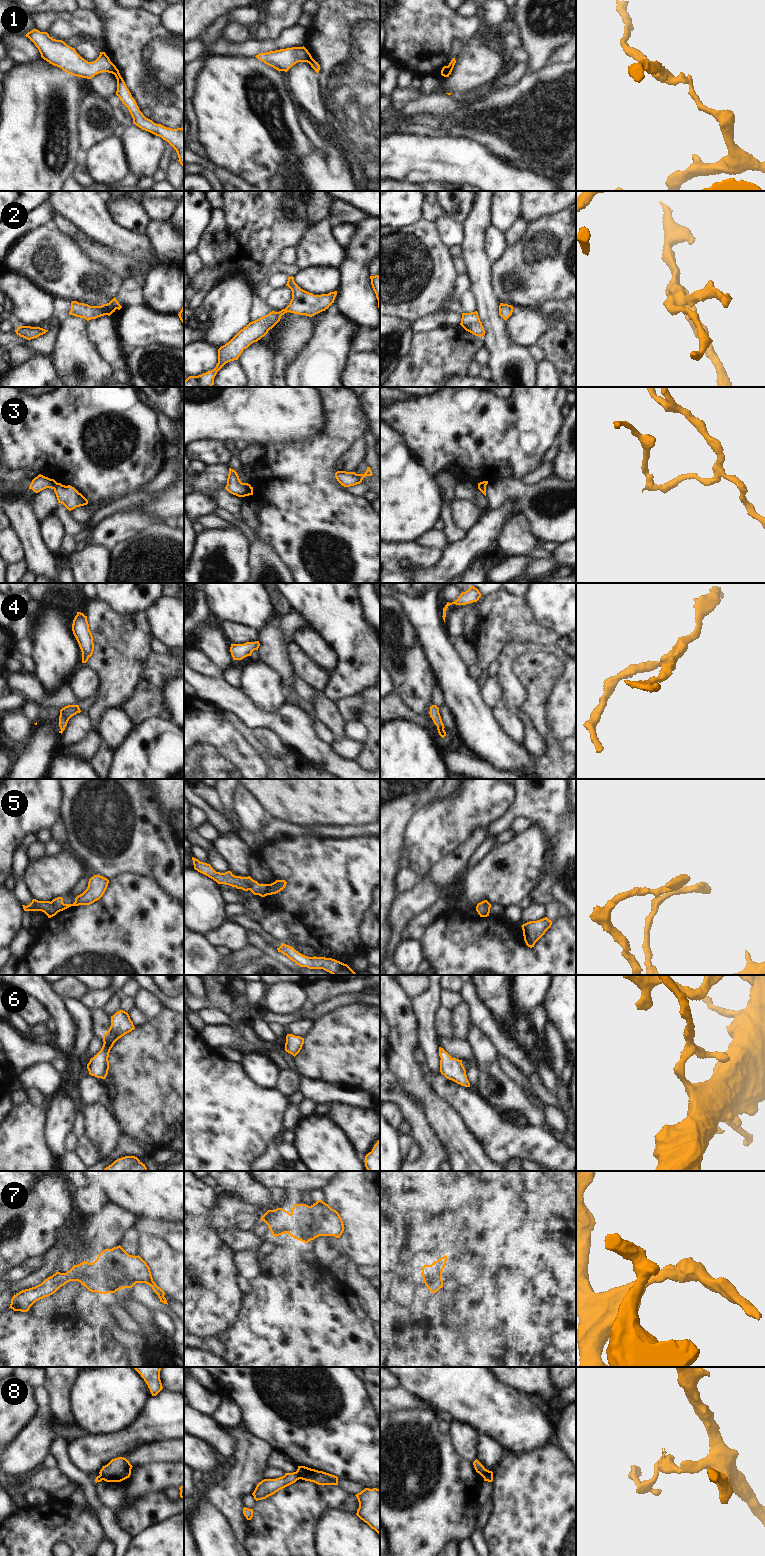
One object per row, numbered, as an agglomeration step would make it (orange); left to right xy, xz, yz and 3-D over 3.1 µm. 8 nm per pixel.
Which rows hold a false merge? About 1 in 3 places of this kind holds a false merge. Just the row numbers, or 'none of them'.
1, 3, 8

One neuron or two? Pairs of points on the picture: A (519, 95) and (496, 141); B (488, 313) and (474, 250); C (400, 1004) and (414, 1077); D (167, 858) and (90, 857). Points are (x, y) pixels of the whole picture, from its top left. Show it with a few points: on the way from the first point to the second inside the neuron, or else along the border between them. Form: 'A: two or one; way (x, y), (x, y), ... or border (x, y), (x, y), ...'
A: one; way (519, 106), (519, 118), (507, 130)
B: one; way (484, 297), (478, 266)
C: one; way (401, 1022), (402, 1059)
D: one; way (148, 857), (109, 857)

